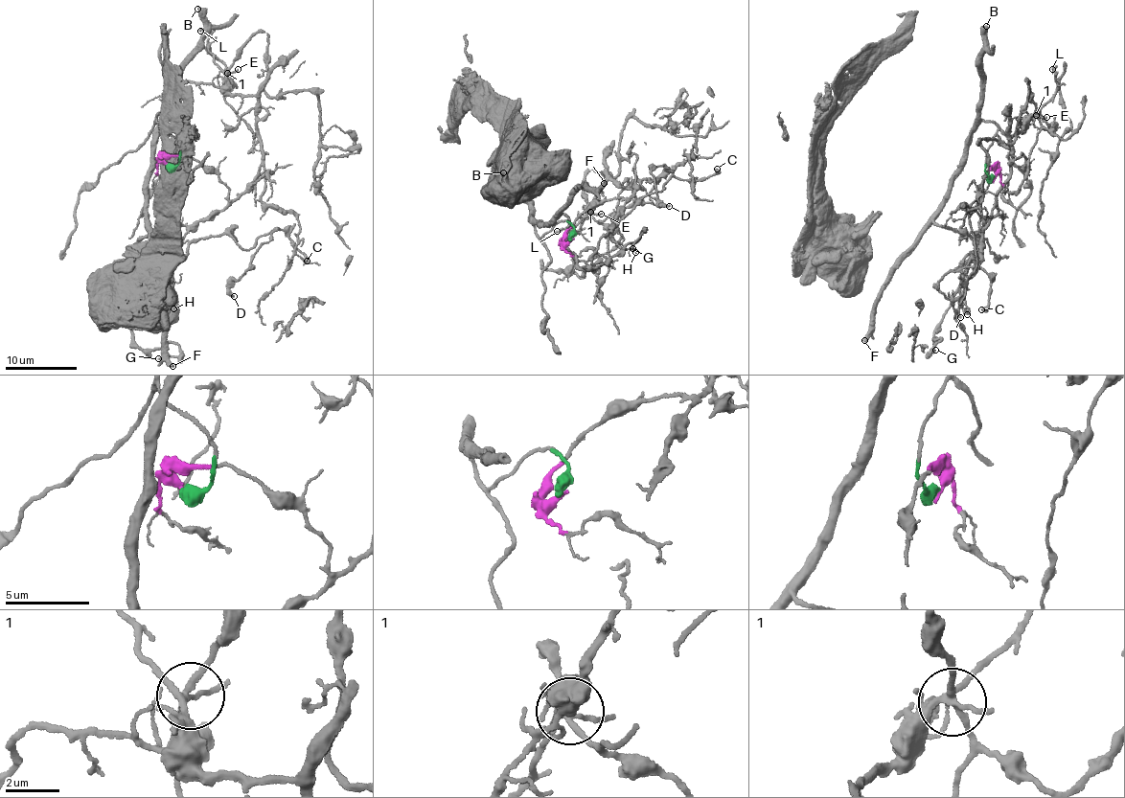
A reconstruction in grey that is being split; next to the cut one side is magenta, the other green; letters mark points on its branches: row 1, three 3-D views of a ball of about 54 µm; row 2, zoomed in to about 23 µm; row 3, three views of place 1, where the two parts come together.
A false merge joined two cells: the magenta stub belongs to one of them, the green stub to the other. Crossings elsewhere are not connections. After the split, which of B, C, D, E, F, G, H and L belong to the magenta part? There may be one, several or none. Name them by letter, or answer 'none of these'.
E, H, L

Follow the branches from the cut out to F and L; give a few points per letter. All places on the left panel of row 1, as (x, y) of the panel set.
F: (169, 166), (178, 161), (179, 144), (160, 126), (159, 113), (147, 216), (169, 284), (166, 352), (173, 366)
L: (169, 166), (190, 156), (231, 200), (263, 162), (256, 98), (231, 93), (199, 31)

